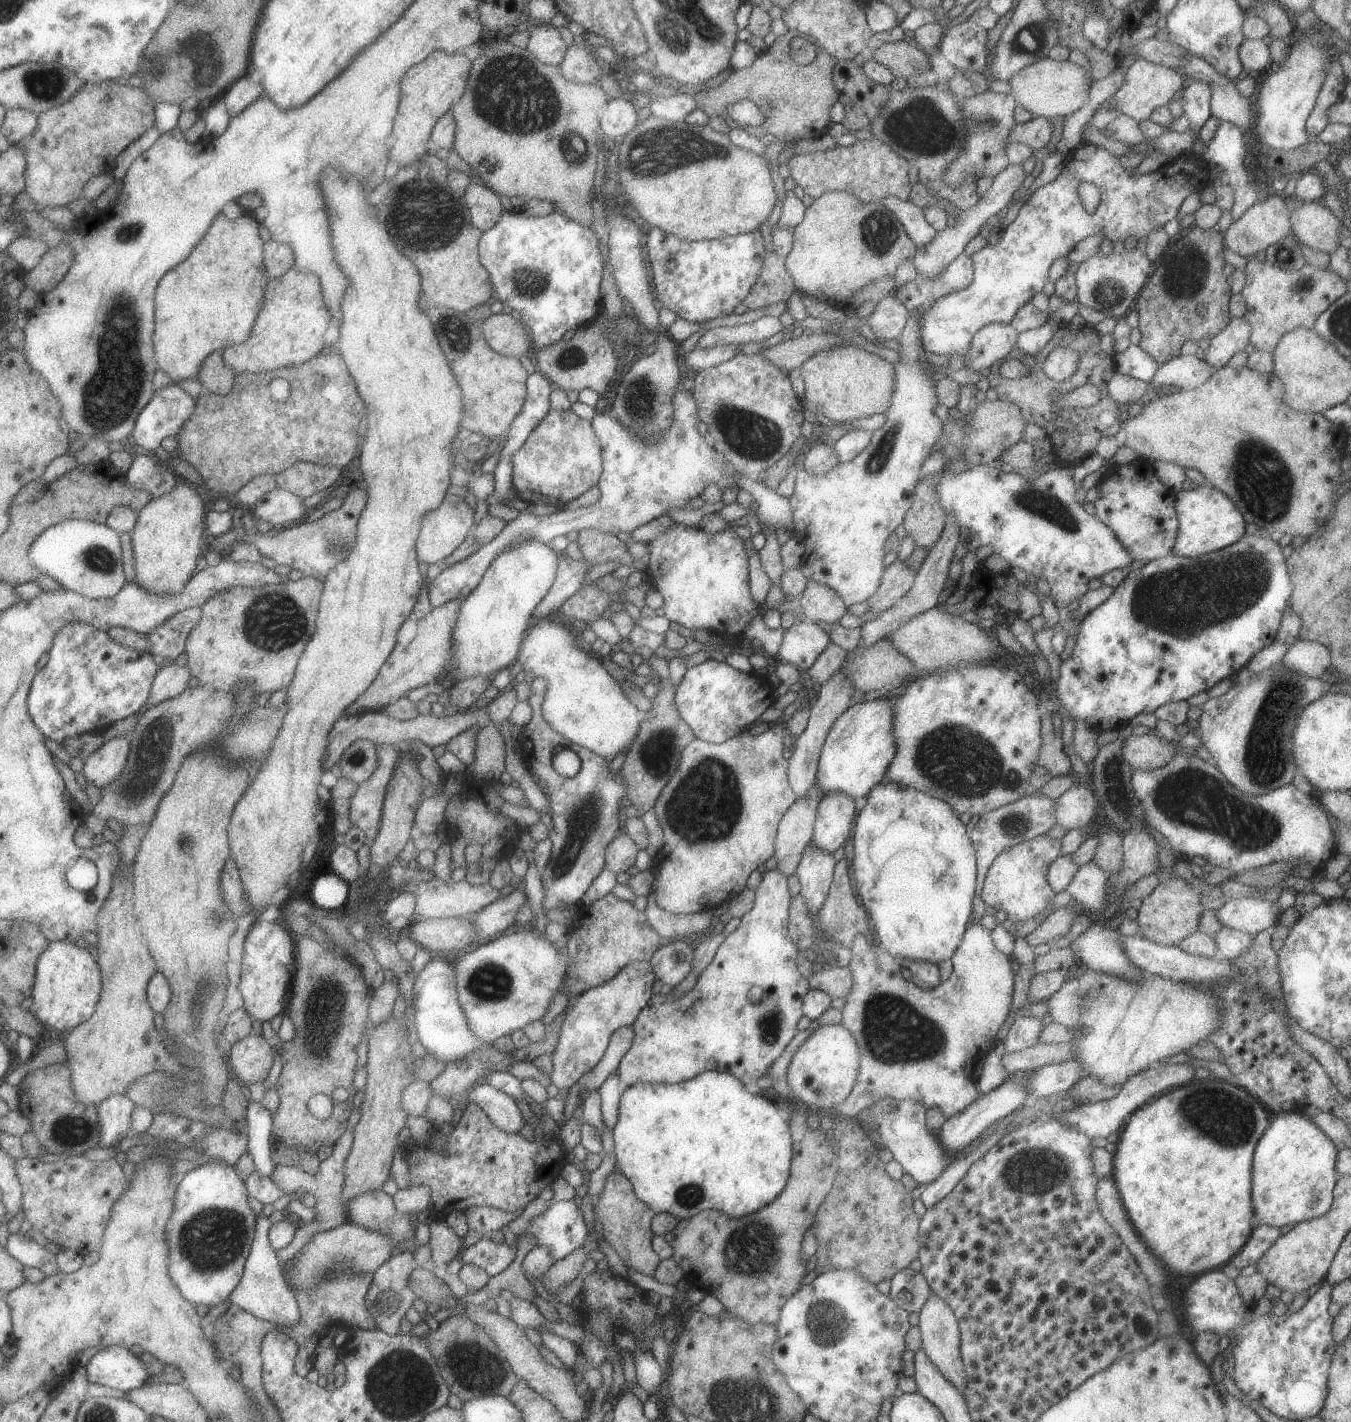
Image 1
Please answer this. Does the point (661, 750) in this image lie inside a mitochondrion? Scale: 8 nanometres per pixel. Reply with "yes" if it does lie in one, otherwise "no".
yes

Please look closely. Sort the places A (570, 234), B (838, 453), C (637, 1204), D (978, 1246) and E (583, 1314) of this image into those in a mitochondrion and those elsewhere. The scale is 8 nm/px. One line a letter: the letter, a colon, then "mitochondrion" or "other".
A: other
B: other
C: other
D: other
E: other

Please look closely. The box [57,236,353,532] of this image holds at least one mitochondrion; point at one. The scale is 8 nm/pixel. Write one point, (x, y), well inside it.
(112, 394)

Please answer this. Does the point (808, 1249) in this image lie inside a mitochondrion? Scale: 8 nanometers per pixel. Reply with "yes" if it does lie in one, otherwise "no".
no

